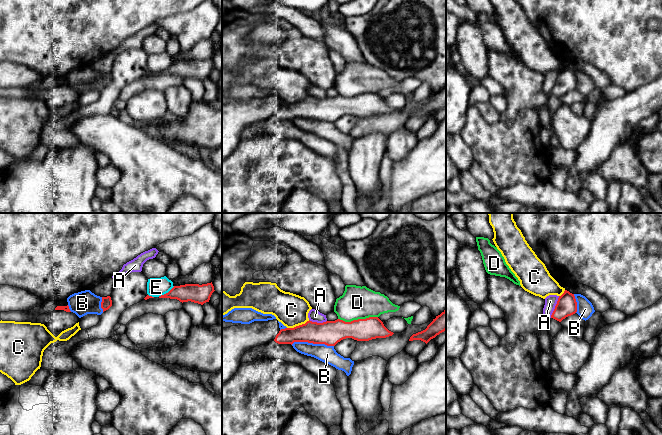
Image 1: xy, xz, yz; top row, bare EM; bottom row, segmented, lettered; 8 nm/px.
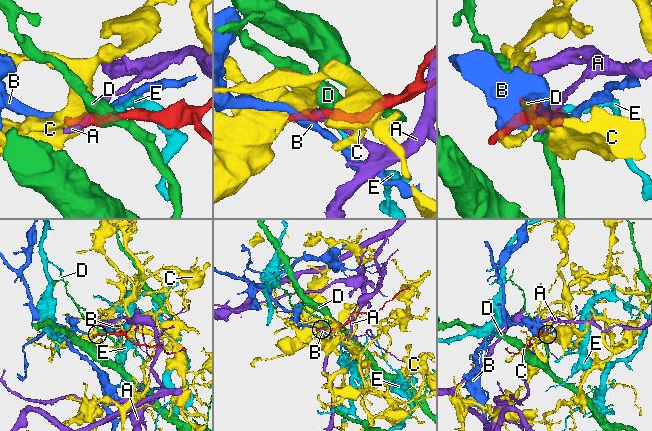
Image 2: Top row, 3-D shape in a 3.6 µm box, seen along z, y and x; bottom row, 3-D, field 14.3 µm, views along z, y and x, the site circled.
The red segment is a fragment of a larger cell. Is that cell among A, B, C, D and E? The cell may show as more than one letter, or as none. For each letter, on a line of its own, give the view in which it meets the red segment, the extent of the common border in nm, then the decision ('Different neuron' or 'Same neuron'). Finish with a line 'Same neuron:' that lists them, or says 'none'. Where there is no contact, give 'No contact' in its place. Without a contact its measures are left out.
A: Touches red in yz. Shared border 190 nm. Different neuron
B: Touches red in xz. Shared border 340 nm. Different neuron
C: Touches red in xz. Shared border 200 nm. Different neuron
D: Touches red in xz. Shared border 320 nm. Different neuron
E: Touches red in xy. Shared border 160 nm. Different neuron
Same neuron: none

